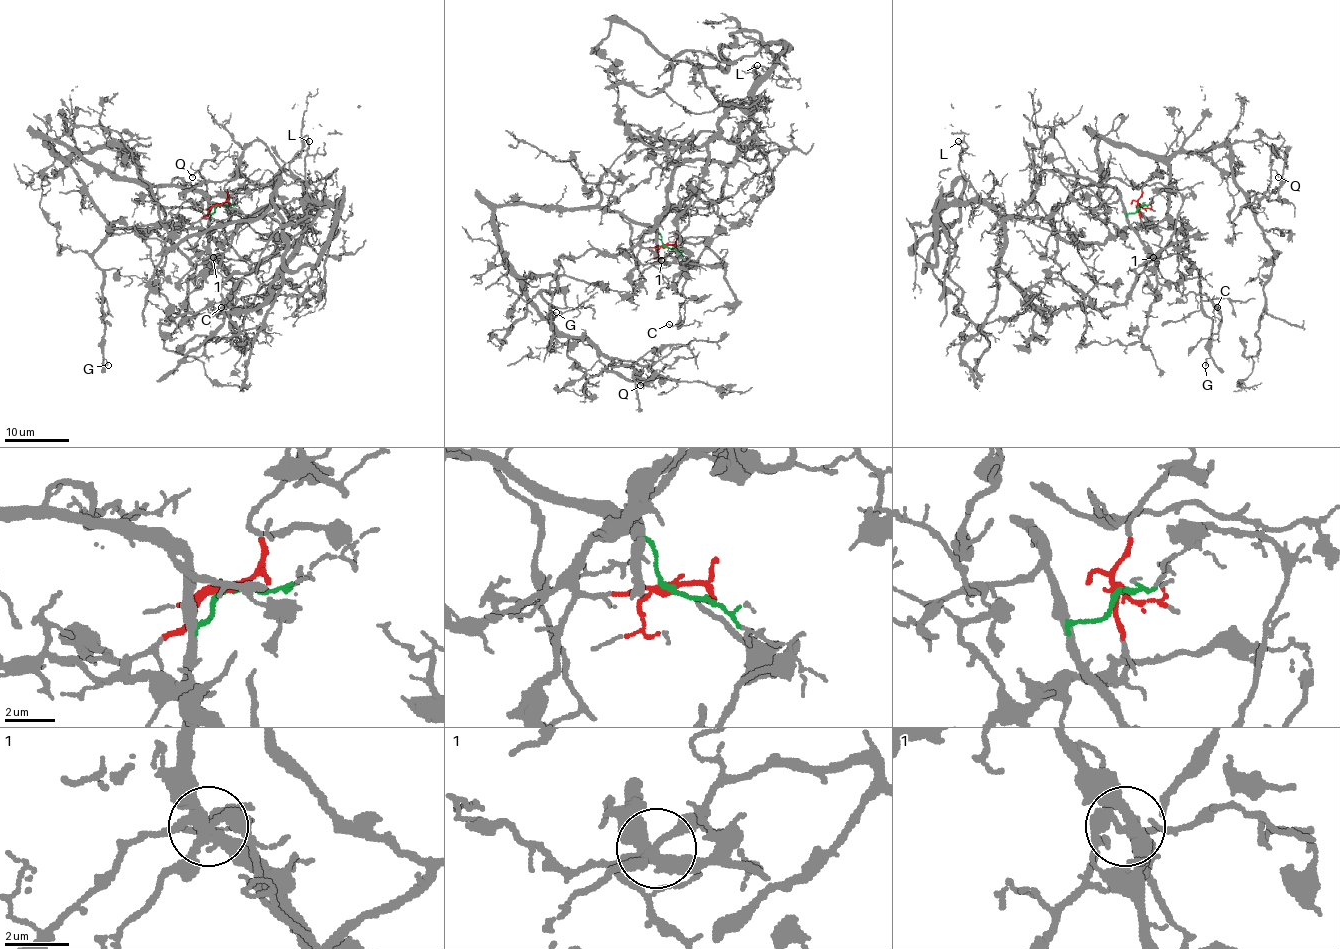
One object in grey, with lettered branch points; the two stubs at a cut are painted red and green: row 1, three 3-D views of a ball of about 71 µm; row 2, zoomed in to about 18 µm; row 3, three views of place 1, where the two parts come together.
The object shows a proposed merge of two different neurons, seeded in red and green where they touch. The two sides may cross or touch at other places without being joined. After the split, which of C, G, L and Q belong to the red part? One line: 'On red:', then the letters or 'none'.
On red: L

